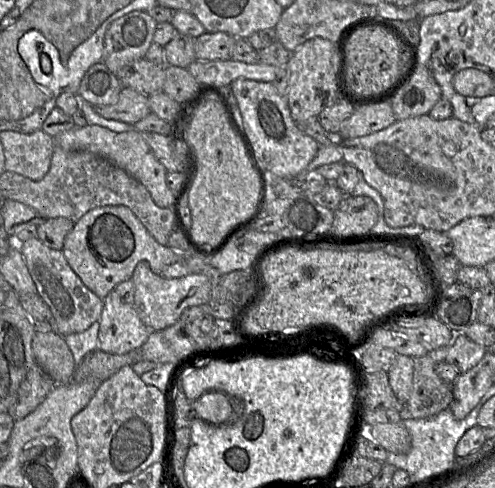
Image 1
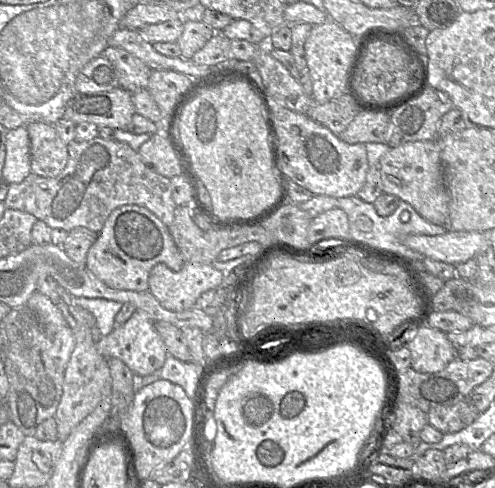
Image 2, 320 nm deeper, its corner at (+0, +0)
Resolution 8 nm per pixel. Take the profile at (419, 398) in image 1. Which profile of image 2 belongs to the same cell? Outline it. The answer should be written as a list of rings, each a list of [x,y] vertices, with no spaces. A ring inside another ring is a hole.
[[[460,401],[448,407],[431,408],[428,413],[428,423],[442,433],[454,433],[469,426],[478,417],[479,413],[467,401]]]

